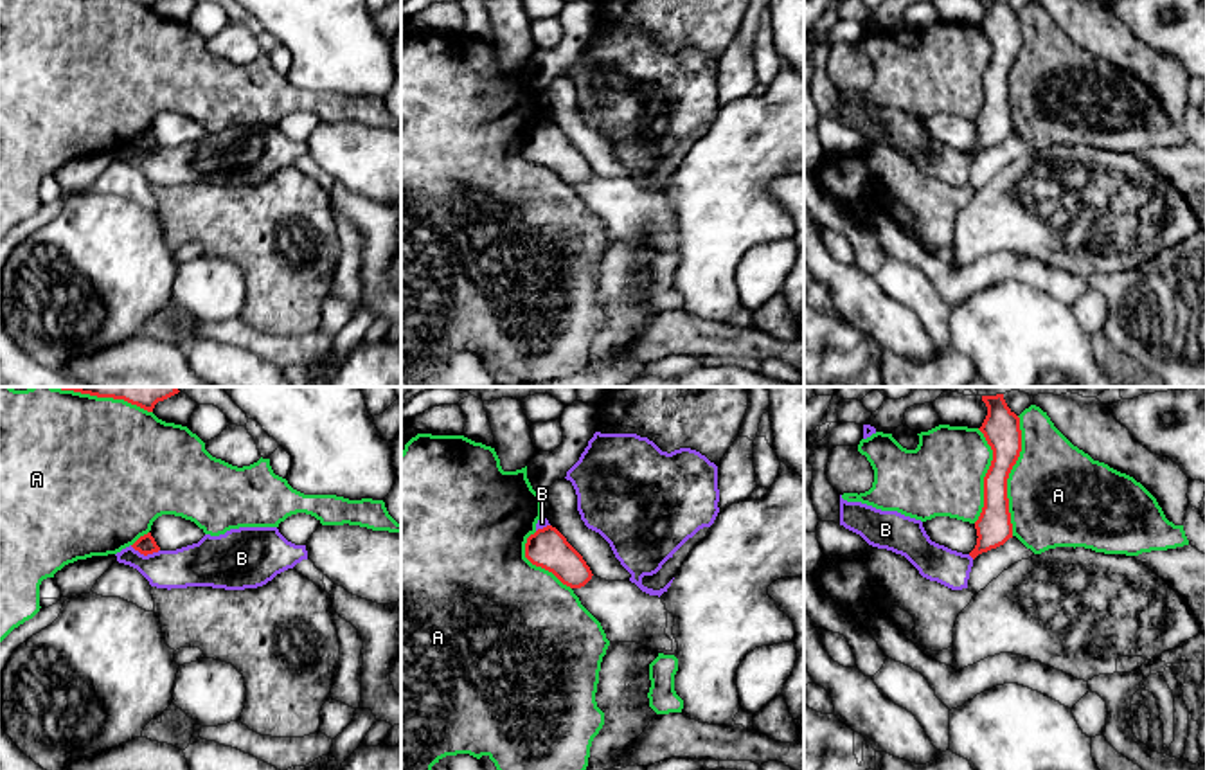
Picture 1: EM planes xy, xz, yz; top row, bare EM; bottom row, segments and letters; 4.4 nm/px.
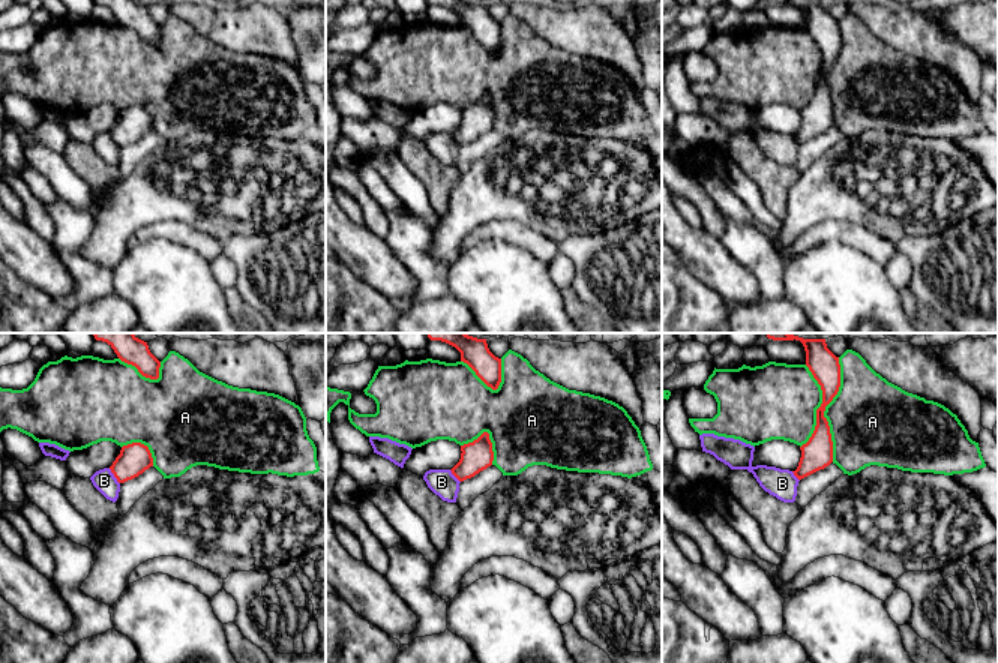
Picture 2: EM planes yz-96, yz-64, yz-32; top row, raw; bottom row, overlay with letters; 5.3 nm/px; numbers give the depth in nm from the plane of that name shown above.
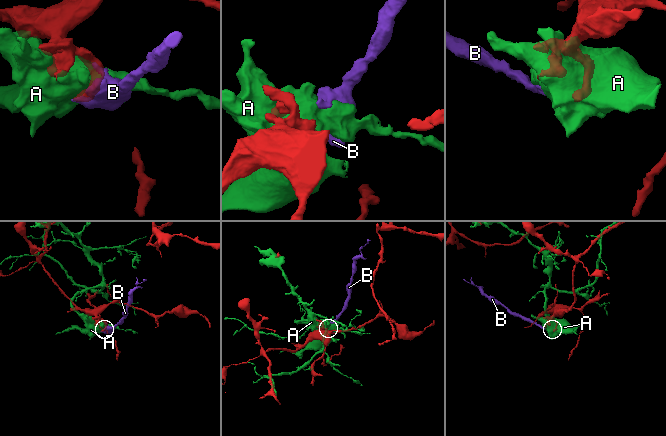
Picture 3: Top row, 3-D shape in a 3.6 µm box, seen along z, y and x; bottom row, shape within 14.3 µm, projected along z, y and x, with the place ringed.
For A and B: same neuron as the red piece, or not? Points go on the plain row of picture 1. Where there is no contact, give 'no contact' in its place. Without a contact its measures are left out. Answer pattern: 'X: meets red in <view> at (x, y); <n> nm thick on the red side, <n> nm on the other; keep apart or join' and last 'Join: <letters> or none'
A: meets red in yz at (1008, 72); 160 nm thick on the red side, 440 nm on the other; keep apart
B: meets red in xy at (144, 152); 90 nm thick on the red side, 190 nm on the other; keep apart
Join: none

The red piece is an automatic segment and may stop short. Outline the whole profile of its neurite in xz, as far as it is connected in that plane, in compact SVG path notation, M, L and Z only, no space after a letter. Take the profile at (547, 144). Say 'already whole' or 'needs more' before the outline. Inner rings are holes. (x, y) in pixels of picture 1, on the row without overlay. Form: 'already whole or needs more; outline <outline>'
already whole; outline M552 122L538 126L527 135L525 155L552 169L570 185L585 184L594 173L583 153Z

